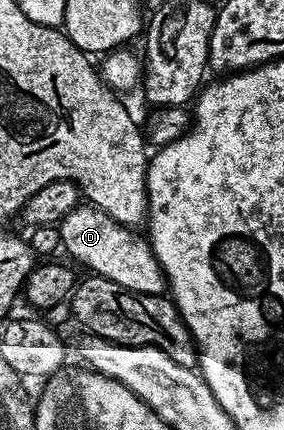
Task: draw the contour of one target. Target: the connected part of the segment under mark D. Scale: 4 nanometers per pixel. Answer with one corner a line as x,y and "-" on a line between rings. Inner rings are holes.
92,205
77,206
61,220
59,228
60,246
74,259
74,264
82,263
83,266
90,267
88,270
92,274
115,281
115,285
123,285
123,289
148,295
160,295
166,290
165,275
153,248
149,246
148,238
134,228
125,227

